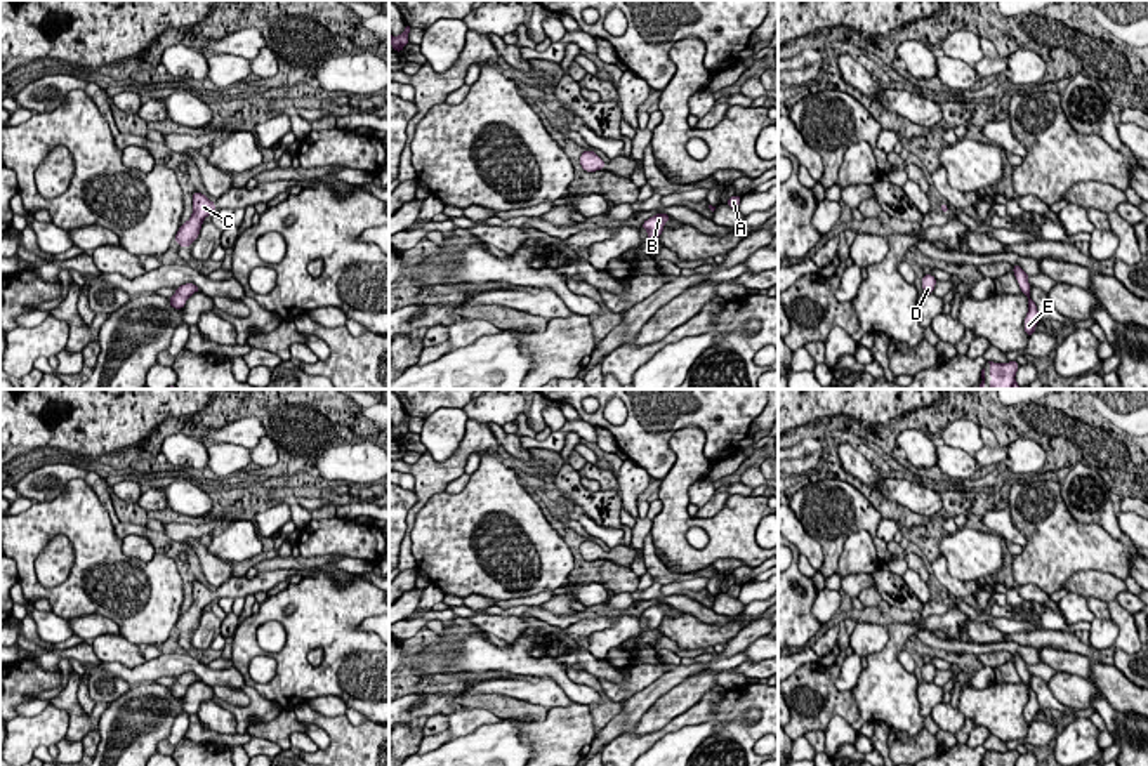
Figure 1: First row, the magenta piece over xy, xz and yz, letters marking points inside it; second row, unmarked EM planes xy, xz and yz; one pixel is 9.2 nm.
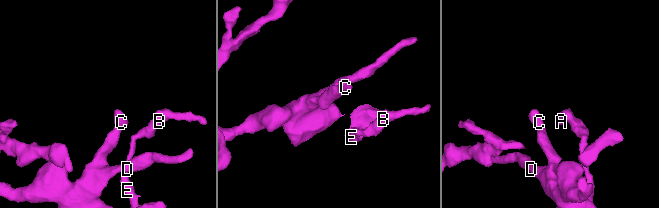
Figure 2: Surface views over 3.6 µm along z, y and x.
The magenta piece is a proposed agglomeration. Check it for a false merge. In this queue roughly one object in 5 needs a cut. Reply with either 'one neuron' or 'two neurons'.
one neuron

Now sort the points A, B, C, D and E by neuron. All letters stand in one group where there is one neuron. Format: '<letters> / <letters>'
A B C D E

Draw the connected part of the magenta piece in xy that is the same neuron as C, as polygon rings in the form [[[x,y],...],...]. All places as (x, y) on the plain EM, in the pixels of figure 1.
[[[195,580],[191,608],[181,613],[175,624],[179,636],[189,636],[198,627],[203,608],[212,603],[215,603],[215,592],[207,584]]]

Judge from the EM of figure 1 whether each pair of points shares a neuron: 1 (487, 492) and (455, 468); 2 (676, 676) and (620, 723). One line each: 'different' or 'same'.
1: different
2: same

